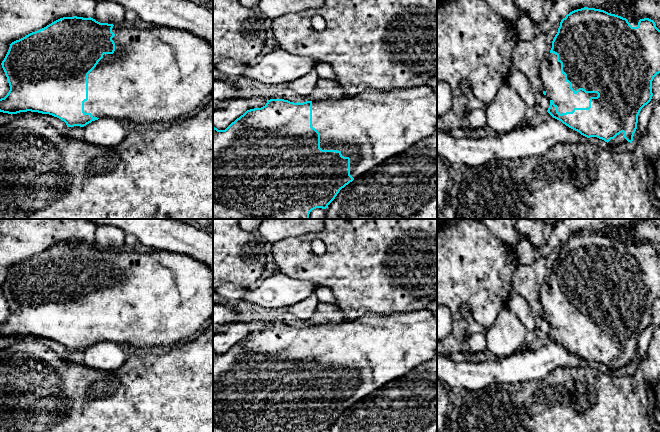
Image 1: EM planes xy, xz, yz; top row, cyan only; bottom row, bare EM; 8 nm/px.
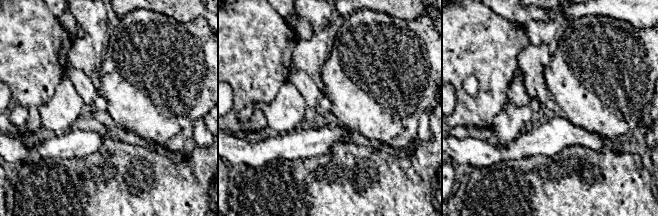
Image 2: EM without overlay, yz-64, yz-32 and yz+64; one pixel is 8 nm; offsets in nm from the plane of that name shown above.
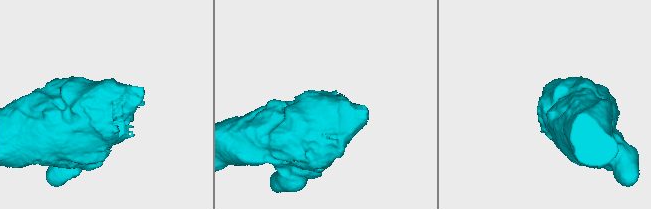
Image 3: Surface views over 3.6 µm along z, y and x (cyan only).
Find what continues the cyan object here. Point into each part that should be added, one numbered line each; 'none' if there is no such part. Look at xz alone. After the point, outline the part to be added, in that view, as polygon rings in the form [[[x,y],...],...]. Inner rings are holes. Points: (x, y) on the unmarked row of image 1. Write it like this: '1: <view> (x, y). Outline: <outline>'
1: xz (369, 352). Outline: [[[427,309],[394,315],[368,314],[352,322],[312,325],[312,351],[320,357],[322,374],[337,374],[350,382],[350,399],[356,403],[386,383],[422,368],[437,352],[437,315]]]

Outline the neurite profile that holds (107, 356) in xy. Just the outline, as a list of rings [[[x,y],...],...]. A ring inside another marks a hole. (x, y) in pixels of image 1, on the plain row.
[[[104,341],[92,345],[84,352],[83,364],[103,371],[113,371],[123,365],[128,357],[126,349],[120,344]]]

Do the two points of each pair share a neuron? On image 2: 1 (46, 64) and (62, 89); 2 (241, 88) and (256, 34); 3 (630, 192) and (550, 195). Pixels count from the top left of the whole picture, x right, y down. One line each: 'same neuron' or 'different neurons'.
1: different neurons
2: same neuron
3: same neuron

